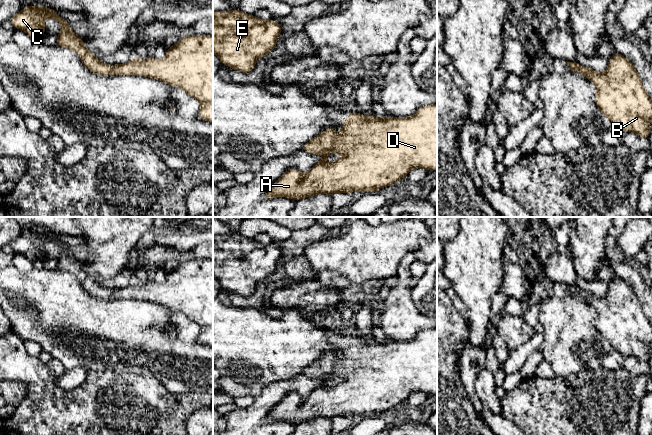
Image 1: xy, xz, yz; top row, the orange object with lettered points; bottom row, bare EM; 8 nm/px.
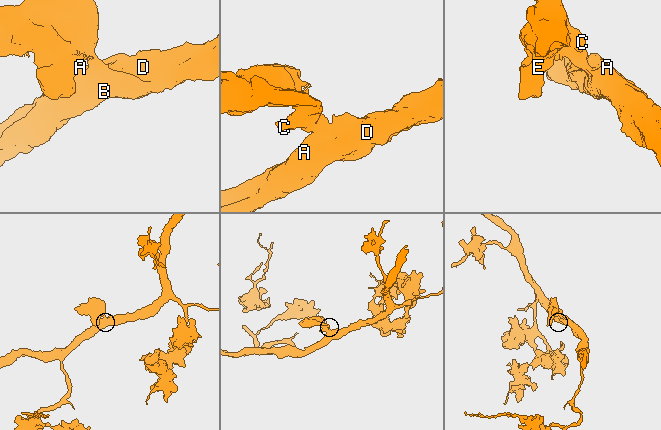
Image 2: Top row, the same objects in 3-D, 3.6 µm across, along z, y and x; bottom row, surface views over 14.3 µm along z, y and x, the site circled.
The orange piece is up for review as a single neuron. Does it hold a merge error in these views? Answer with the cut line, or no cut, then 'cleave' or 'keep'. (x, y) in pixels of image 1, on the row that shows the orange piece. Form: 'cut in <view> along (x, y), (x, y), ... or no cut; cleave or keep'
no cut; keep

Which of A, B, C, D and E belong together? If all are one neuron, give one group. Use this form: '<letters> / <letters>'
A B C D E

